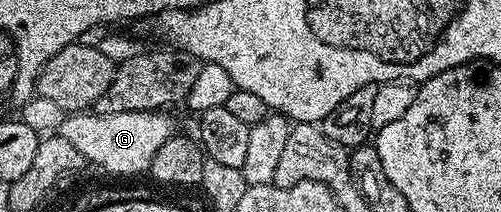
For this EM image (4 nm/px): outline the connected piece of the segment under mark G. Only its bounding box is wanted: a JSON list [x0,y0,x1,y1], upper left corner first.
[58,110,174,176]

